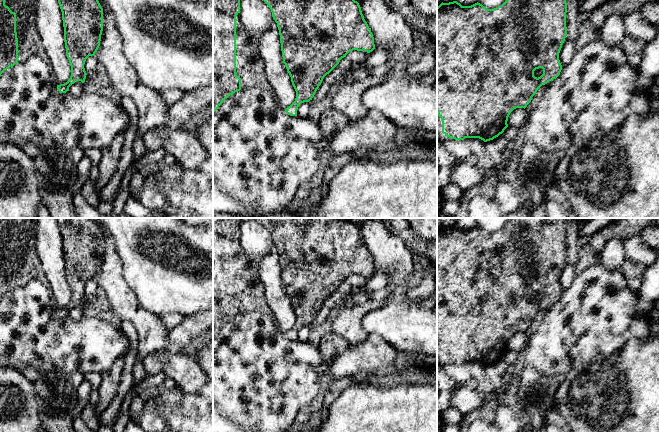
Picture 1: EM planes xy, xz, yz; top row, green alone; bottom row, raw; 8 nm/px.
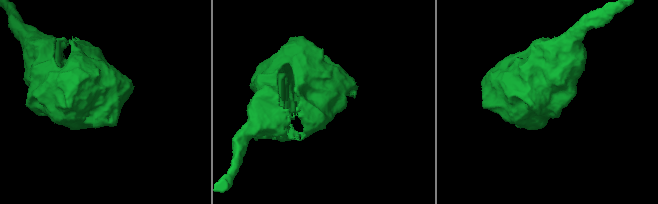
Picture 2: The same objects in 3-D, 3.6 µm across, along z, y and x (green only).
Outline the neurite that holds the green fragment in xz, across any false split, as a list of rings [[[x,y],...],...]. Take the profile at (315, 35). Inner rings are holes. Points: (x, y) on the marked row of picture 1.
[[[262,0],[272,12],[280,35],[283,63],[291,77],[296,91],[295,101],[285,109],[290,116],[297,116],[301,103],[309,102],[314,97],[324,77],[329,74],[340,60],[353,51],[372,52],[375,49],[374,37],[355,0]]]

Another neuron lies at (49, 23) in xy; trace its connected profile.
[[[36,0],[36,28],[57,85],[66,83],[71,66],[66,56],[62,12],[58,0]]]

